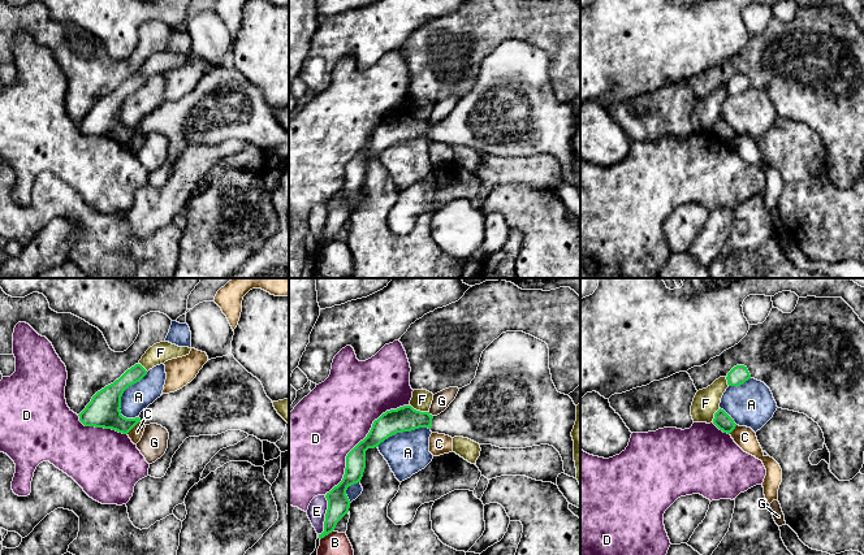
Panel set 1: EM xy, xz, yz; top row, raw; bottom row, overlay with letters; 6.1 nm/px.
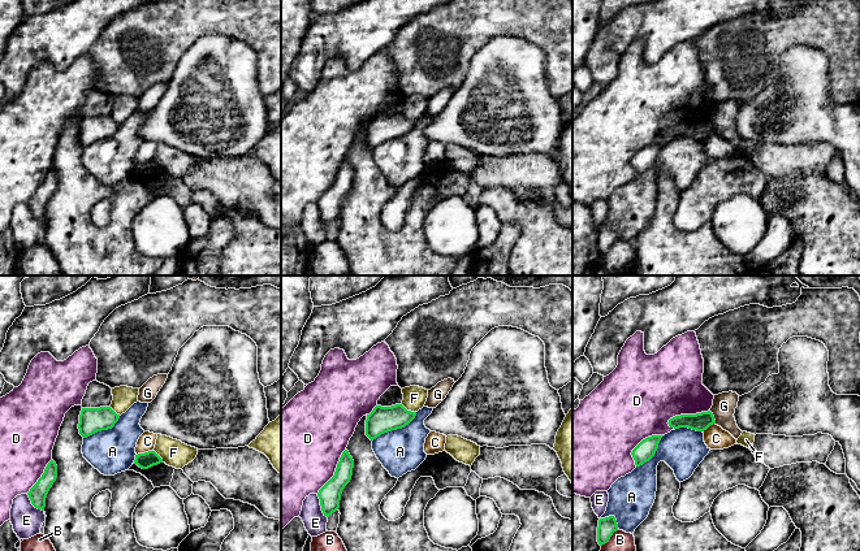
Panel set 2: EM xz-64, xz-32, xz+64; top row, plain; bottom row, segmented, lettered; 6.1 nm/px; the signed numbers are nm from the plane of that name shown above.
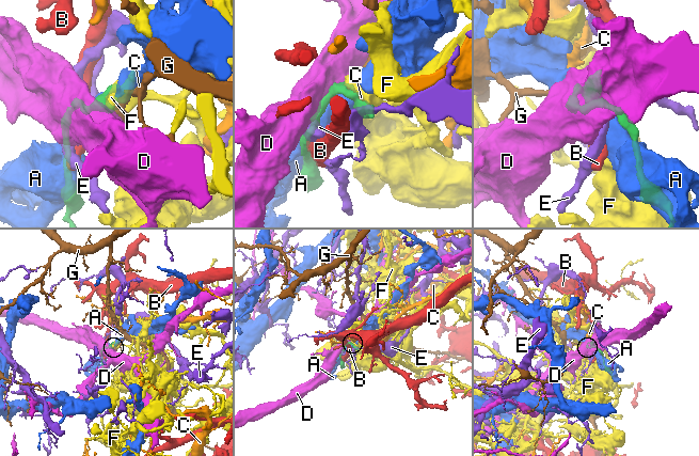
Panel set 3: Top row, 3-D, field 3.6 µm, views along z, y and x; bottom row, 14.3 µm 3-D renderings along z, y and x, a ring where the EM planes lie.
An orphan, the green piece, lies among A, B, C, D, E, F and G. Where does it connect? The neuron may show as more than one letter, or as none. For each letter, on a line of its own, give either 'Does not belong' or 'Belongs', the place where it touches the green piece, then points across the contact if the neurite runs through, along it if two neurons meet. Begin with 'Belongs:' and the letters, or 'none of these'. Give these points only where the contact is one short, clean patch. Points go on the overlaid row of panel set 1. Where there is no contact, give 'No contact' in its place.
Belongs: none of these
A: Does not belong. Touches green at xy (122, 393)
B: Does not belong. Touches green at xz (327, 534). Boundary: xz (333, 529), (320, 540)
C: Does not belong. Touches green at xy (133, 426)
D: Does not belong. Touches green at xz (361, 441)
E: Does not belong. Touches green at xz (325, 515). Boundary: xz (325, 495), (324, 529), (319, 534)
F: Does not belong. Touches green at xz (419, 411)
G: Does not belong. Touches green at xz (431, 415). Boundary: xz (428, 412), (432, 416)

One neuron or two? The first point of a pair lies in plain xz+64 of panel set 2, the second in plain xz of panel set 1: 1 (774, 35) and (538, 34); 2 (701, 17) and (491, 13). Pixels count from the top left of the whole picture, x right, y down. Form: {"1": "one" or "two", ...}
{"1": "one", "2": "two"}

